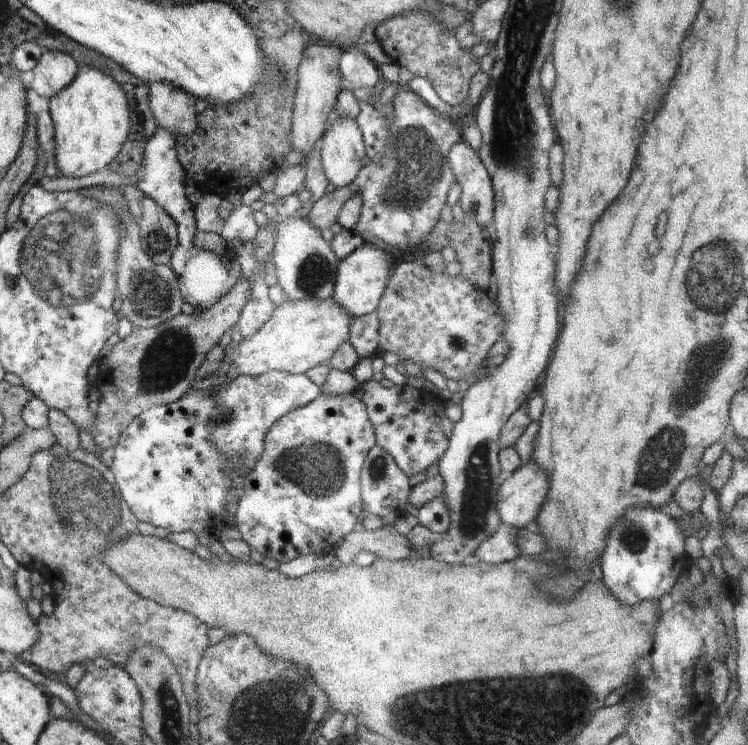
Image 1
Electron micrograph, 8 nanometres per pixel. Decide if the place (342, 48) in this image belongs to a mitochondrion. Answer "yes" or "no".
no

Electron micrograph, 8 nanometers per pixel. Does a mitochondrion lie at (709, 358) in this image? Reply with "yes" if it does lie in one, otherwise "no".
yes

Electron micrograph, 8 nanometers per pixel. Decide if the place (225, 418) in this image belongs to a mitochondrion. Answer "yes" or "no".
yes

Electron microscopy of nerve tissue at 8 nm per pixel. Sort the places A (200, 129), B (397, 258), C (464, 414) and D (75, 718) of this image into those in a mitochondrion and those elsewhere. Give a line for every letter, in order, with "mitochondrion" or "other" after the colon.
A: other
B: other
C: other
D: other

